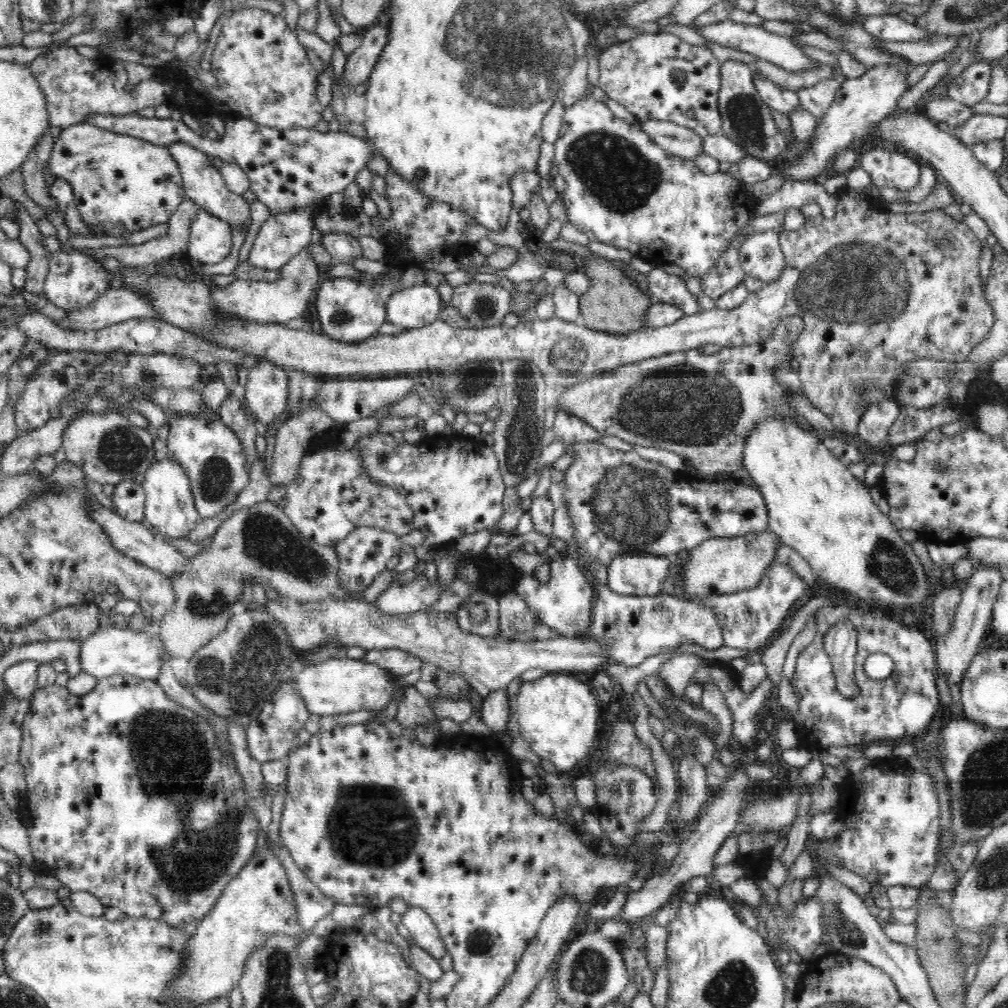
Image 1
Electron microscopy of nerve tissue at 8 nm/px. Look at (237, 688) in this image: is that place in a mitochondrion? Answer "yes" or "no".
yes

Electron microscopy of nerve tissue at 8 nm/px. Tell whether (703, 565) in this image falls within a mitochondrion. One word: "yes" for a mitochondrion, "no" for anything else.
no

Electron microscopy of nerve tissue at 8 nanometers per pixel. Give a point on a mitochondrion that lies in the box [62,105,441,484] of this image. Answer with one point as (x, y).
(120, 451)

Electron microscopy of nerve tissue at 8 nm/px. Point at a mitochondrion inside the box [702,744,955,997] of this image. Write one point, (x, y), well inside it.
(847, 931)

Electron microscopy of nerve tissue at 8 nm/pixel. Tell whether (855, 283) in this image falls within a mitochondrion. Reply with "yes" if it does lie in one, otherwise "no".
yes

